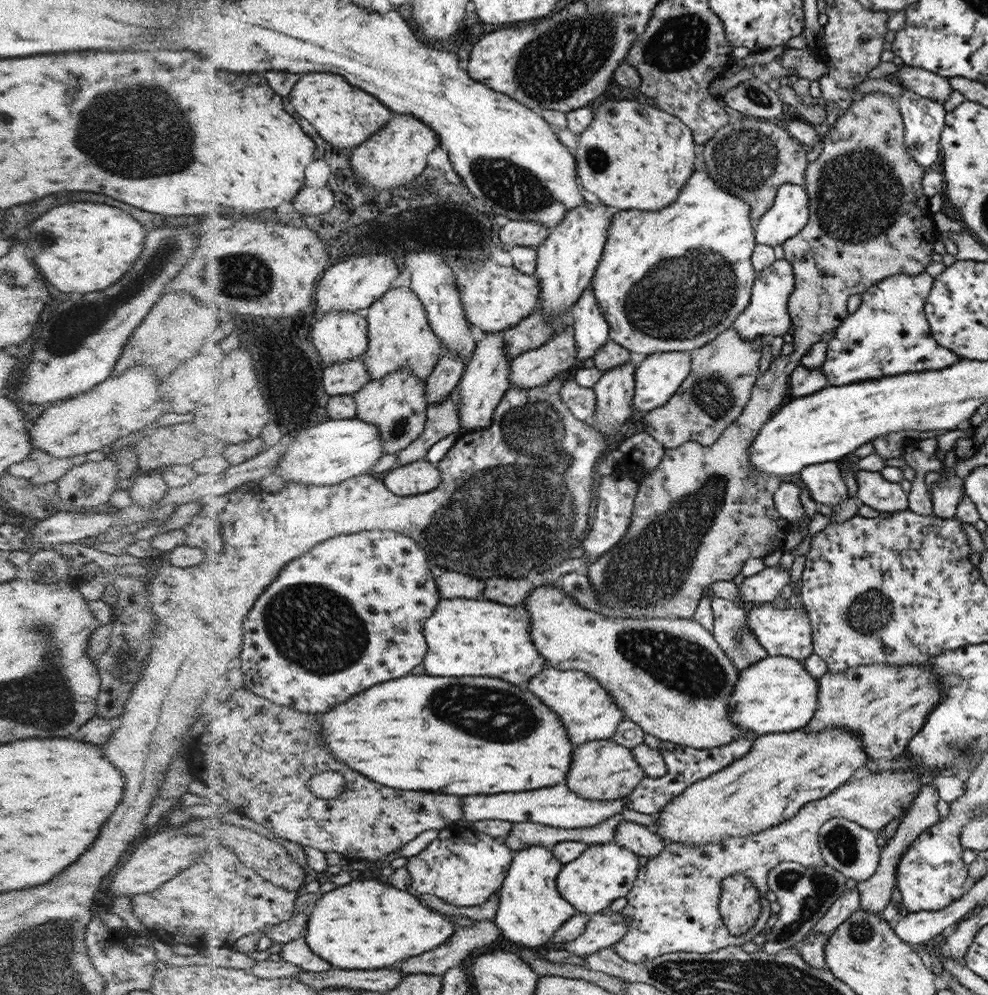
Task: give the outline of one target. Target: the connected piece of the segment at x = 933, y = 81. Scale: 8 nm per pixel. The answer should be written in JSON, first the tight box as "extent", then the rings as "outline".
{"extent":[894,64,954,103],"outline":[[[902,64],[894,76],[900,80],[904,88],[918,93],[922,98],[946,103],[954,89],[947,77],[930,72],[925,68],[916,68]]]}

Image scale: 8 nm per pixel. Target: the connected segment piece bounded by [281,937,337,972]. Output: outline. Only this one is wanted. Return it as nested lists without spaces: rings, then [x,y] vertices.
[[[306,937],[289,942],[283,946],[281,952],[282,958],[302,967],[305,971],[326,972],[337,968],[332,962],[320,958],[320,956],[310,948]]]

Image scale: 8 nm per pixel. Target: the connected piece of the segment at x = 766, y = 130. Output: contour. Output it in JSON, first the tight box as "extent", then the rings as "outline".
{"extent":[701,119,808,220],"outline":[[[764,119],[731,120],[704,144],[701,158],[702,164],[706,164],[708,172],[723,188],[752,206],[752,216],[756,220],[766,214],[783,184],[806,184],[808,162],[804,148],[796,137],[788,138],[788,132],[782,130],[782,126],[764,122]]]}

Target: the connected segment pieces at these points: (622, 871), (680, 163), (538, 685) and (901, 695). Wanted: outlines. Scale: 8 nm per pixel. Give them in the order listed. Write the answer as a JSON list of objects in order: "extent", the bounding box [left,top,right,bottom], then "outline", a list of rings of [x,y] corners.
[{"extent":[558,842,640,915],"outline":[[[615,842],[588,846],[577,860],[563,865],[558,876],[562,895],[574,905],[578,913],[594,915],[609,908],[622,896],[627,896],[638,878],[640,861],[638,854]]]},{"extent":[575,101,696,211],"outline":[[[608,101],[597,106],[594,120],[579,134],[575,150],[581,186],[620,211],[670,206],[693,175],[696,152],[690,129],[679,117],[640,102]]]},{"extent":[528,668,623,744],"outline":[[[546,668],[528,684],[530,692],[536,692],[550,708],[556,708],[564,716],[564,727],[568,728],[573,744],[590,743],[595,740],[610,739],[615,736],[618,726],[623,722],[623,709],[614,700],[608,689],[587,672],[576,669]]]},{"extent":[804,663,944,760],"outline":[[[928,663],[868,664],[846,671],[827,672],[819,680],[818,710],[804,731],[817,733],[828,727],[854,731],[863,739],[868,759],[896,760],[922,730],[928,715],[944,698],[943,681]]]}]

